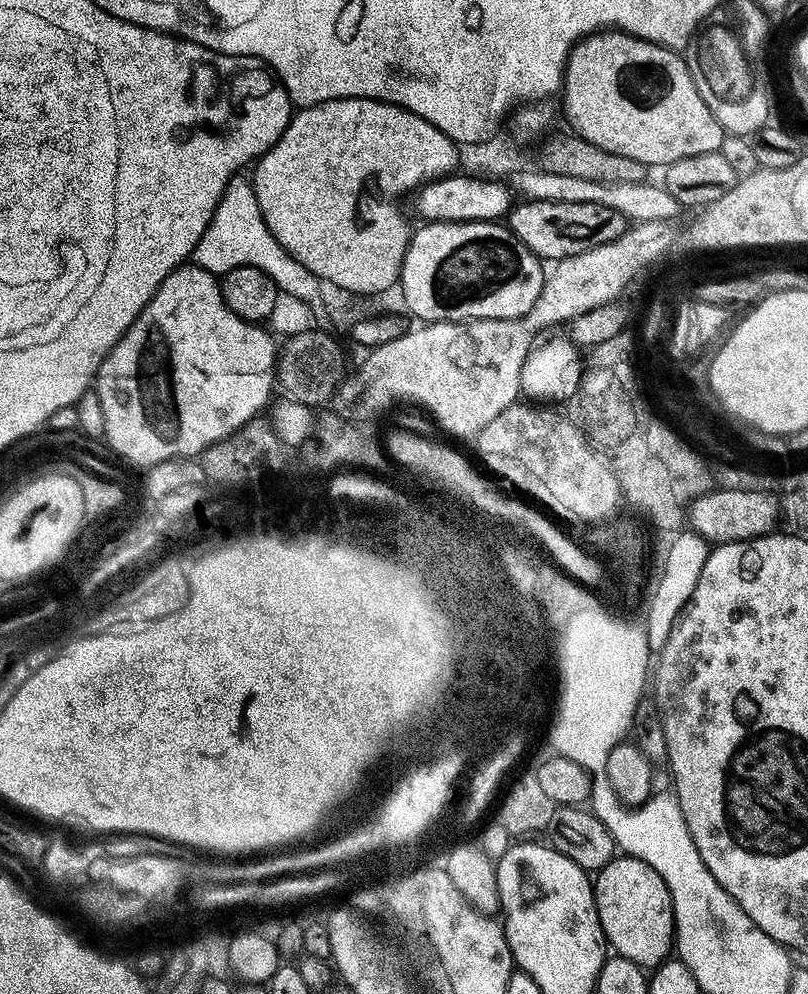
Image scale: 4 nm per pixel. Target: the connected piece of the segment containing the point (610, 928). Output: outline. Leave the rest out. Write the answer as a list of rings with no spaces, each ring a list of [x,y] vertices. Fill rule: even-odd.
[[[617,855],[616,859],[595,873],[594,891],[604,939],[615,955],[630,958],[630,962],[639,964],[645,970],[655,970],[659,964],[663,964],[665,960],[669,959],[676,935],[676,923],[672,917],[672,895],[666,882],[662,880],[662,874],[658,874],[658,870],[654,870],[654,866],[633,856]]]

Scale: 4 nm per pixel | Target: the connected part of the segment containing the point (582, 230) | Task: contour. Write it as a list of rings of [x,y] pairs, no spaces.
[[[524,200],[517,203],[509,211],[506,223],[509,230],[544,262],[557,262],[570,255],[582,254],[592,247],[617,239],[630,227],[627,217],[618,210],[610,210],[610,206],[602,206],[598,202],[549,200]]]

